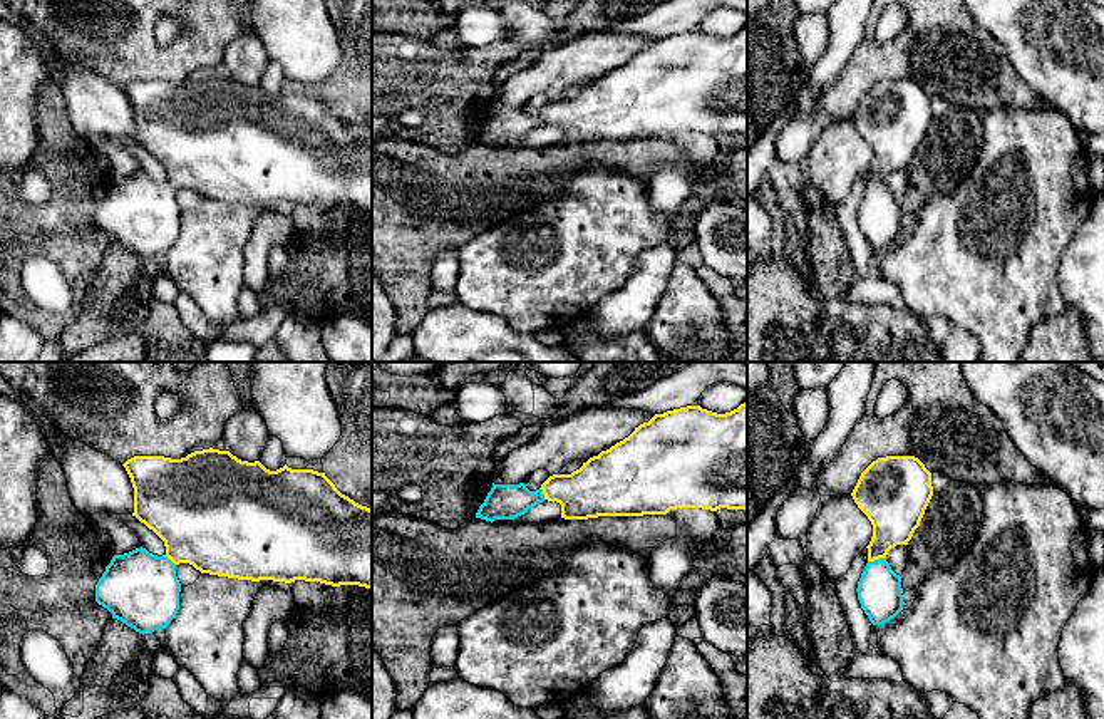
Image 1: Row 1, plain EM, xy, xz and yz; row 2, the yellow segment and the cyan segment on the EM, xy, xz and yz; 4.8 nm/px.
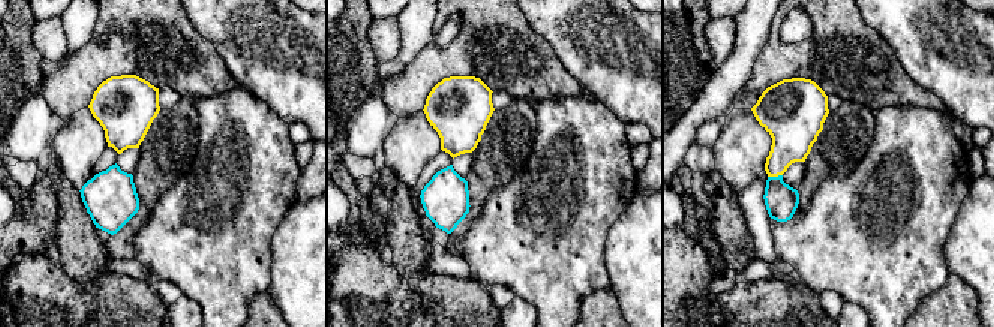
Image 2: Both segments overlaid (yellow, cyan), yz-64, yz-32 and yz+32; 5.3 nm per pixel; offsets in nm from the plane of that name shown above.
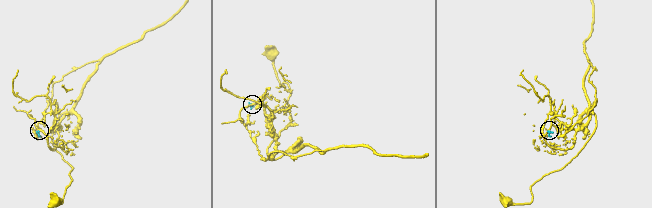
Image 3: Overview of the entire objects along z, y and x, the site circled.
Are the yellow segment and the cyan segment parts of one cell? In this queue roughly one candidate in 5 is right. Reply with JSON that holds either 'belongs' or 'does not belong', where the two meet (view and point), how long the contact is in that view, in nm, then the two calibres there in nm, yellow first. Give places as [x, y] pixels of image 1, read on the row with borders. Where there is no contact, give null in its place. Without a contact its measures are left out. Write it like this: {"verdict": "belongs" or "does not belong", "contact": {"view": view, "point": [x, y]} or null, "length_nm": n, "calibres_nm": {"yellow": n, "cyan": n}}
{"verdict": "belongs", "contact": {"view": "yz", "point": [877, 558]}, "length_nm": 90, "calibres_nm": {"yellow": 260, "cyan": 220}}

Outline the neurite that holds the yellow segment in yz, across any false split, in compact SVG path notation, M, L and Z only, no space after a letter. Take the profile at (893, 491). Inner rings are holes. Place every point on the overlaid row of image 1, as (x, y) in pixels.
M886 456L873 461L859 476L853 493L858 508L873 525L868 563L858 582L858 600L873 625L883 625L903 610L901 577L896 575L886 555L896 545L908 545L933 496L931 473L915 456Z

